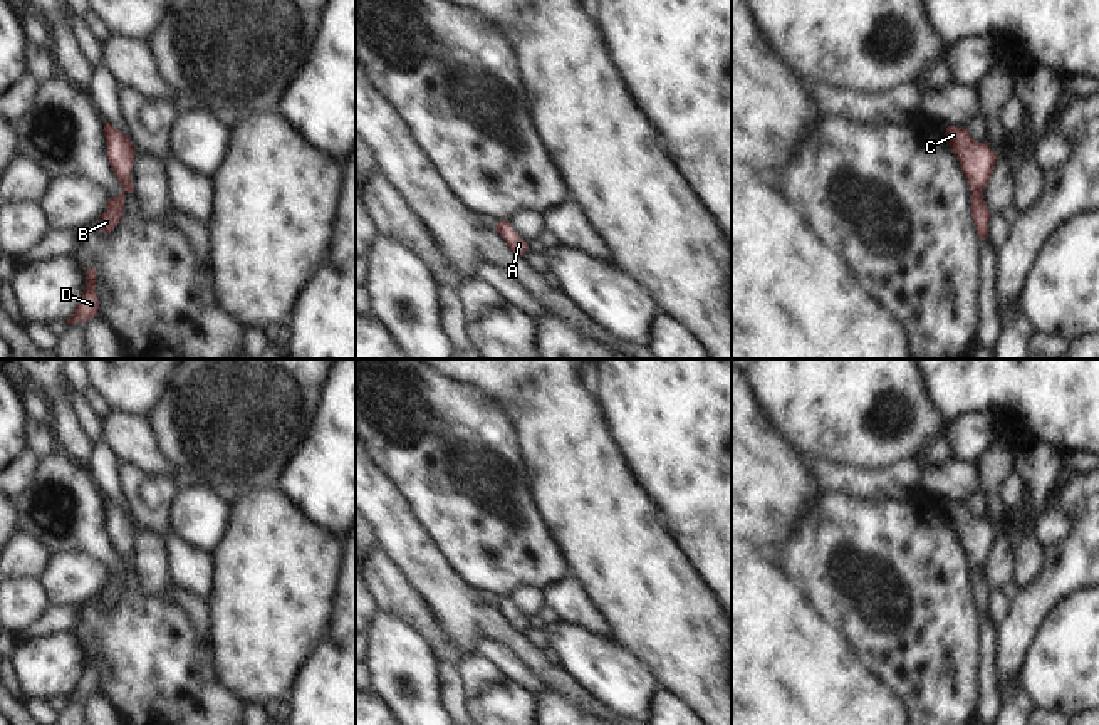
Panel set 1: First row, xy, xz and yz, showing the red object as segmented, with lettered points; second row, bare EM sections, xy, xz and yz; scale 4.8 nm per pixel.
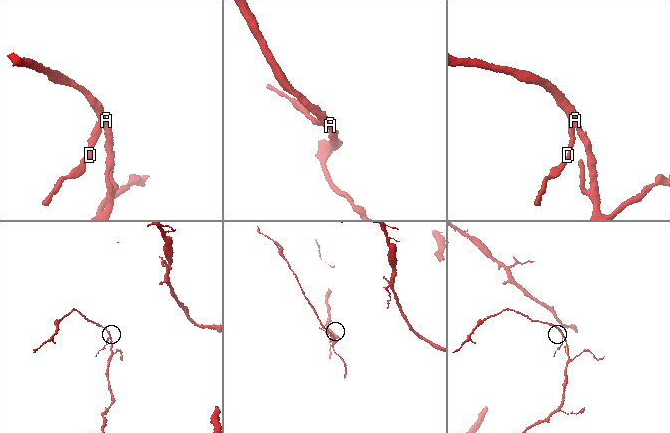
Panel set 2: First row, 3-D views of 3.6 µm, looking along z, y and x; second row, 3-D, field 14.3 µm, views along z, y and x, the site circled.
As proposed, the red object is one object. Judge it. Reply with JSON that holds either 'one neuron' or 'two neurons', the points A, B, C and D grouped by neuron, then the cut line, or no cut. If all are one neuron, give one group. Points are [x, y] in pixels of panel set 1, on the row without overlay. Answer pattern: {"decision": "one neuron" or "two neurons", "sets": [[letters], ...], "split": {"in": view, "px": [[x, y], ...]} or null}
{"decision": "two neurons", "sets": [["A", "C"], ["B", "D"]], "split": {"in": "yz", "px": [[972, 566], [982, 573]]}}

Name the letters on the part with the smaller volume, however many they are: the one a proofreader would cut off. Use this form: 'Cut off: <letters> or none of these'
Cut off: B, D

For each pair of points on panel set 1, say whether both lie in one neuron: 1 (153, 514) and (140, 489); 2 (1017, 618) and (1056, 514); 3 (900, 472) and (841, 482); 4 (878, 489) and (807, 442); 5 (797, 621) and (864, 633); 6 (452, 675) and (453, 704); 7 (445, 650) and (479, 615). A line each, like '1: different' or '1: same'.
1: same
2: different
3: same
4: different
5: different
6: same
7: different

